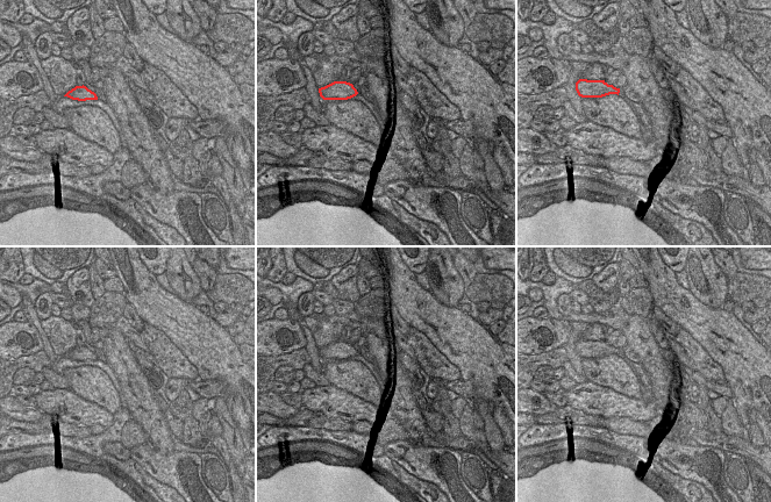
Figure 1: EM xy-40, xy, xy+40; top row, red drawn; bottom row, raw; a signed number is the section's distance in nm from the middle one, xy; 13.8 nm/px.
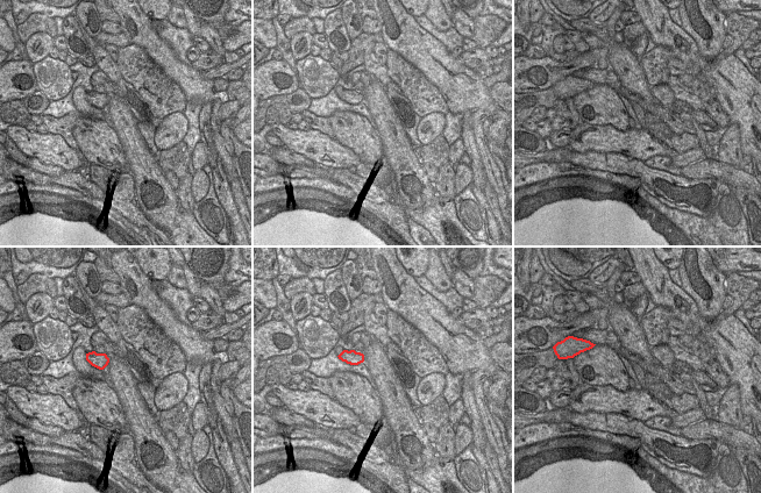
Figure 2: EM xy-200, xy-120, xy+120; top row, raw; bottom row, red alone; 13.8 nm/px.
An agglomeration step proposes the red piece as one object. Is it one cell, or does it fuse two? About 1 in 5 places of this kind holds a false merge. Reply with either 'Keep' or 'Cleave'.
Keep.

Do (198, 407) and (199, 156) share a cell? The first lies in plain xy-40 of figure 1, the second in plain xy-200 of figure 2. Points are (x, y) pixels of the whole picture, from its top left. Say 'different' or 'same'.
same

